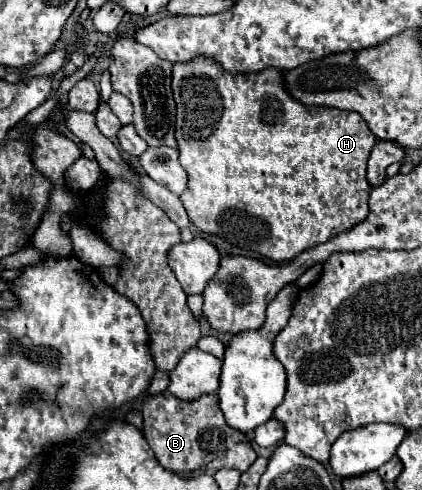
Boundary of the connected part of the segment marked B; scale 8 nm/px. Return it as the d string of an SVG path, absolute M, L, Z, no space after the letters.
M165 390L155 396L145 396L141 412L145 440L149 442L157 460L177 474L195 470L215 472L221 468L235 468L239 472L245 472L257 458L247 438L225 422L217 394L205 394L197 400L187 402L175 398Z

